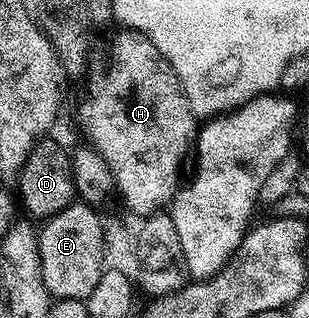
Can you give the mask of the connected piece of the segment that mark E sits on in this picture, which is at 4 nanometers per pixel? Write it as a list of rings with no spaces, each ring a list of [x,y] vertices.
[[[74,203],[67,206],[59,215],[48,218],[45,226],[40,226],[37,242],[39,243],[39,259],[43,271],[43,283],[47,287],[50,298],[79,299],[84,301],[91,295],[95,283],[99,283],[99,275],[106,270],[105,228],[103,217],[100,217],[94,206]]]

